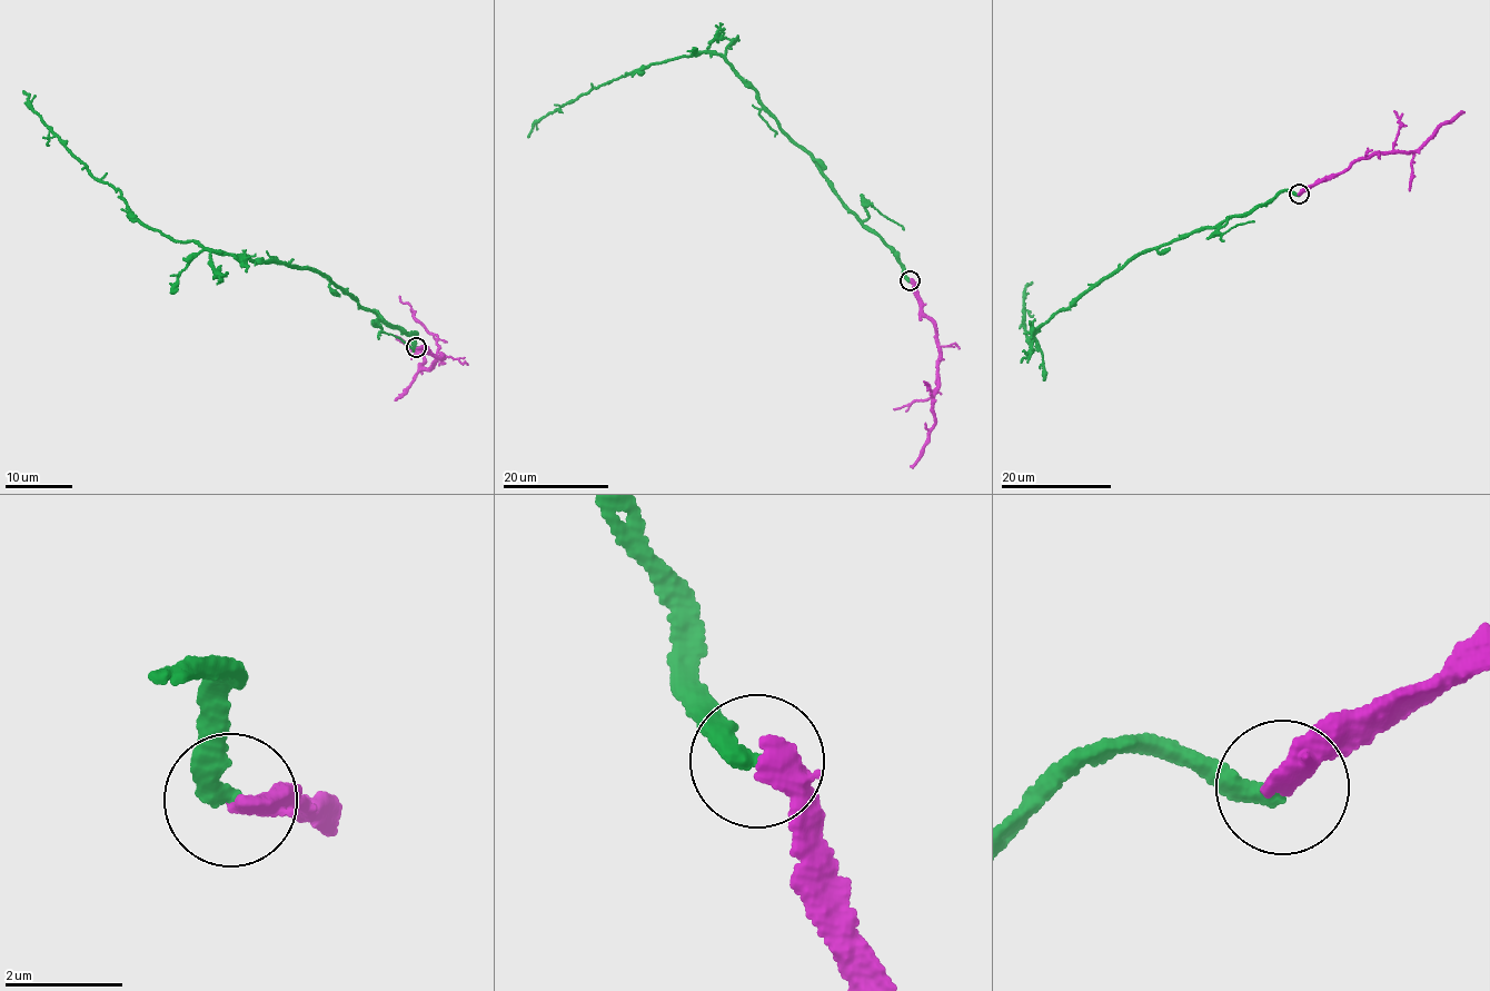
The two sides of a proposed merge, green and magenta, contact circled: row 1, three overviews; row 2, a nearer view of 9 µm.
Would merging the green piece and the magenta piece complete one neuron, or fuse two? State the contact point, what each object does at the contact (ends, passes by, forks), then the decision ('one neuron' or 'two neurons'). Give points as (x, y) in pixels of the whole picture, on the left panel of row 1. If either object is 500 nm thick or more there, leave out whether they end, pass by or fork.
at (416, 347); green ends there; magenta ends there; two neurons

